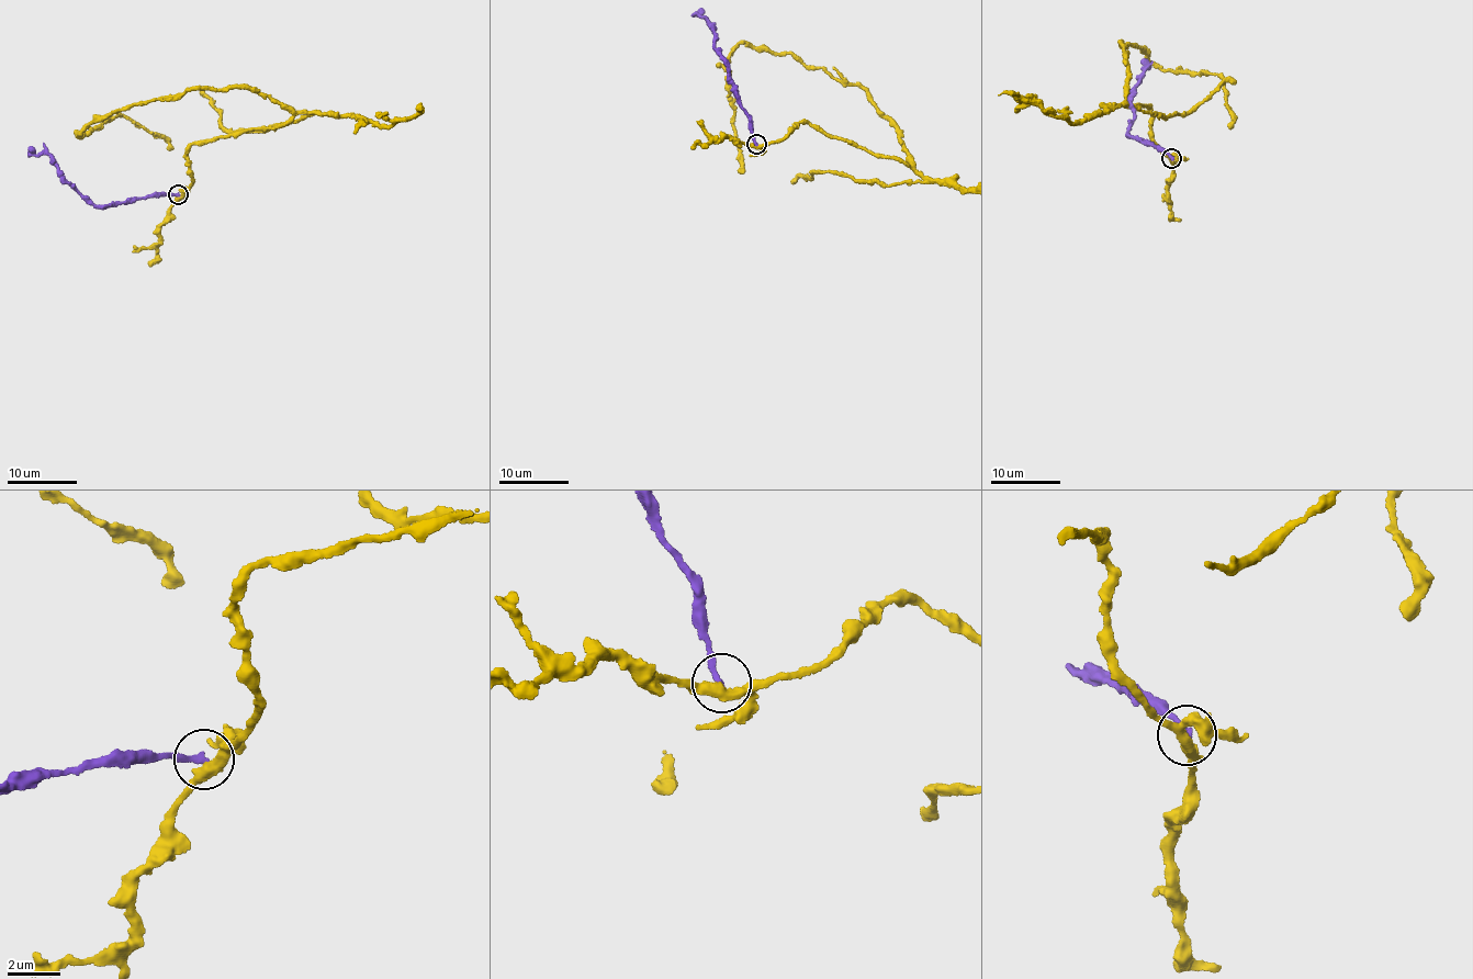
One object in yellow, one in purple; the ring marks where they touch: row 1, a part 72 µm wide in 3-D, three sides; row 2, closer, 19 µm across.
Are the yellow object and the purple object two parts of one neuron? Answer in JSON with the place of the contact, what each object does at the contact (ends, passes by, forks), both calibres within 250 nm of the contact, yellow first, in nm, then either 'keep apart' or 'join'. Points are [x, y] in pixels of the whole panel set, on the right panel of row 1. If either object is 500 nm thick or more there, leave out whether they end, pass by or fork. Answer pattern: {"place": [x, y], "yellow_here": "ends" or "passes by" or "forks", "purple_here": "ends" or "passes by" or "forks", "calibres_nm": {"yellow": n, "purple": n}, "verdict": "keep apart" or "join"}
{"place": [1171, 158], "yellow_here": "passes by", "purple_here": "ends", "calibres_nm": {"yellow": 400, "purple": 240}, "verdict": "keep apart"}

